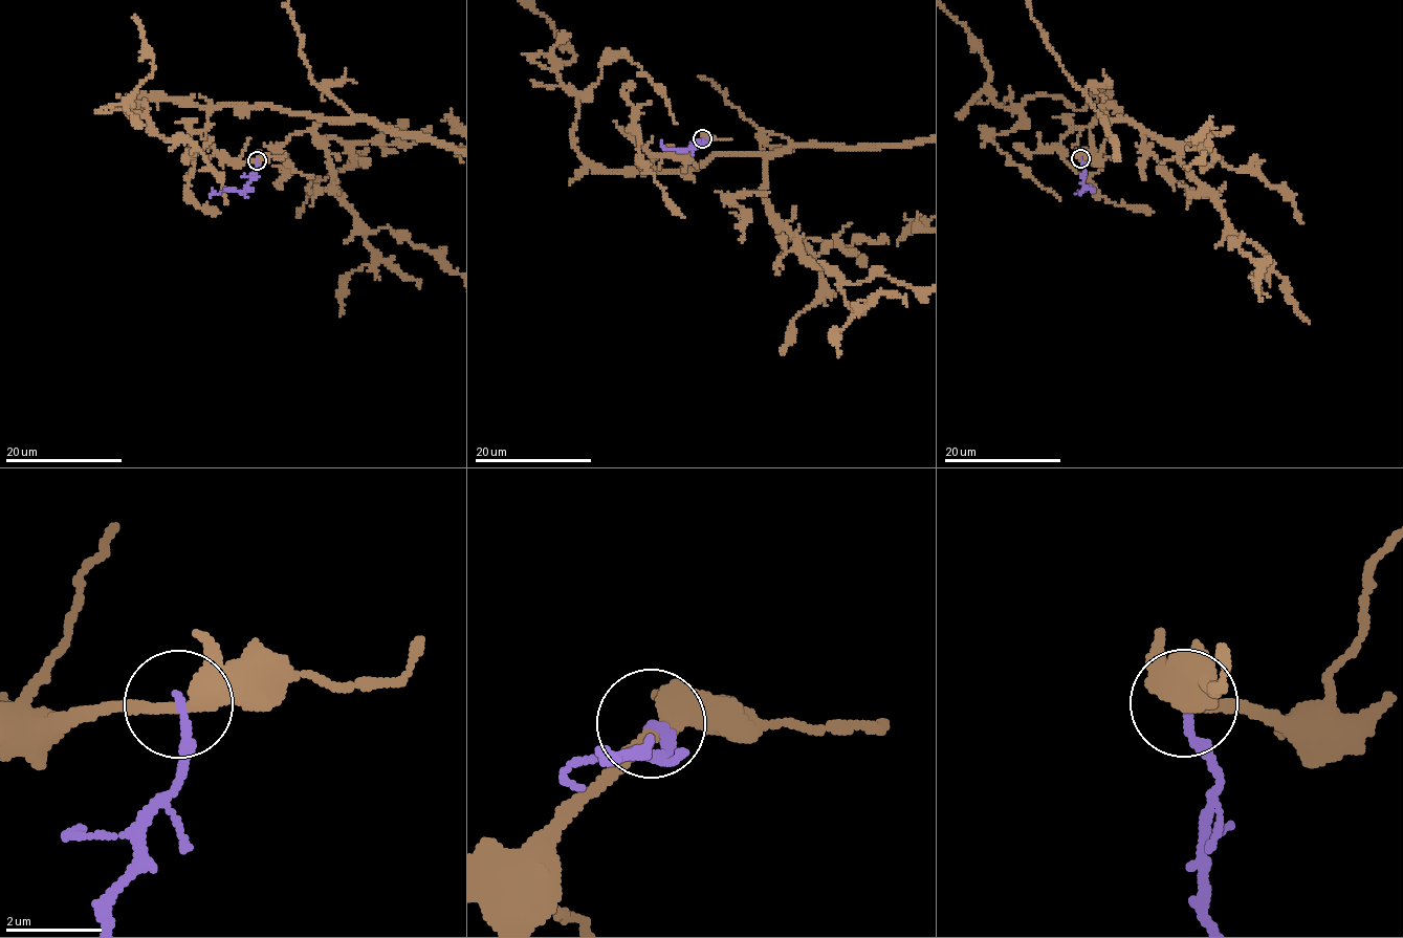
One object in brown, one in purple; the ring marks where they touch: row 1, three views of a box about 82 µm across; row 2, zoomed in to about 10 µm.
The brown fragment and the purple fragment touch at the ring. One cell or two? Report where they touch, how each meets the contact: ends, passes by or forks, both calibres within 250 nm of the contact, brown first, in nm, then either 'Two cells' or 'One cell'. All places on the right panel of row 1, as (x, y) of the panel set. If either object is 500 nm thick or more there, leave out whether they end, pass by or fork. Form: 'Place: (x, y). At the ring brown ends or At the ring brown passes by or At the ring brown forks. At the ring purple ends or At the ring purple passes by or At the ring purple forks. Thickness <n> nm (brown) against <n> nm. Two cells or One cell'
Place: (1080, 158). At the ring brown passes by. At the ring purple ends. Thickness 320 nm (brown) against 180 nm. Two cells

